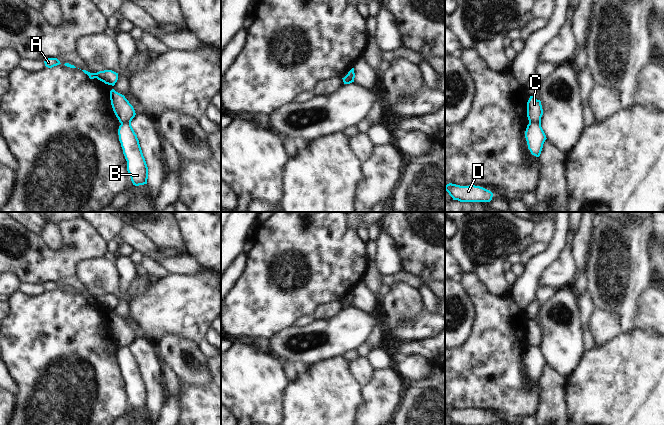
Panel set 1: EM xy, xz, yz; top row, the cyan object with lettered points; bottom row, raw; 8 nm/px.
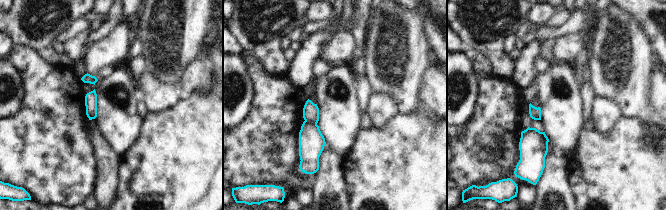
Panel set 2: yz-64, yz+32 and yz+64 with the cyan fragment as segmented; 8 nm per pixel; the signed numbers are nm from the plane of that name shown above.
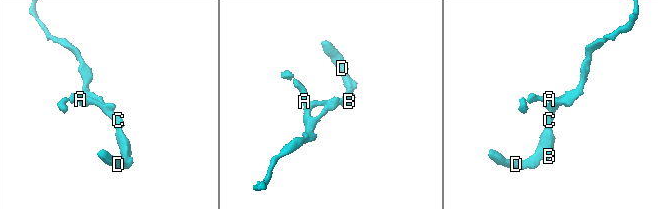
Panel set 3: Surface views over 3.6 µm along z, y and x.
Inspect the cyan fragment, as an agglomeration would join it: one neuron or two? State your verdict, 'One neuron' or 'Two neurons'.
Two neurons

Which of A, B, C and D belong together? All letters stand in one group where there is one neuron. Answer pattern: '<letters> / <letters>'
A C / B D

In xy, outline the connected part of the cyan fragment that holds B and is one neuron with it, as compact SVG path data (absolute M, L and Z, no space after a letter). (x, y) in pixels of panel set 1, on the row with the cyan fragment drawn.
M131 122L122 123L118 129L118 135L123 154L127 161L127 171L133 185L147 184L148 167Z

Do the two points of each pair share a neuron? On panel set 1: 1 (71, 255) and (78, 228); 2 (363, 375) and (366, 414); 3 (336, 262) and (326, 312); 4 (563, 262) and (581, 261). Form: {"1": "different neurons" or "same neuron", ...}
{"1": "same neuron", "2": "different neurons", "3": "different neurons", "4": "different neurons"}

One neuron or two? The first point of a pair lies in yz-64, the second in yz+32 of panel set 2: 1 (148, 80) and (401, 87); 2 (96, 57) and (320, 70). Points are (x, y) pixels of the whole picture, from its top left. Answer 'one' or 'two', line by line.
1: two
2: two

